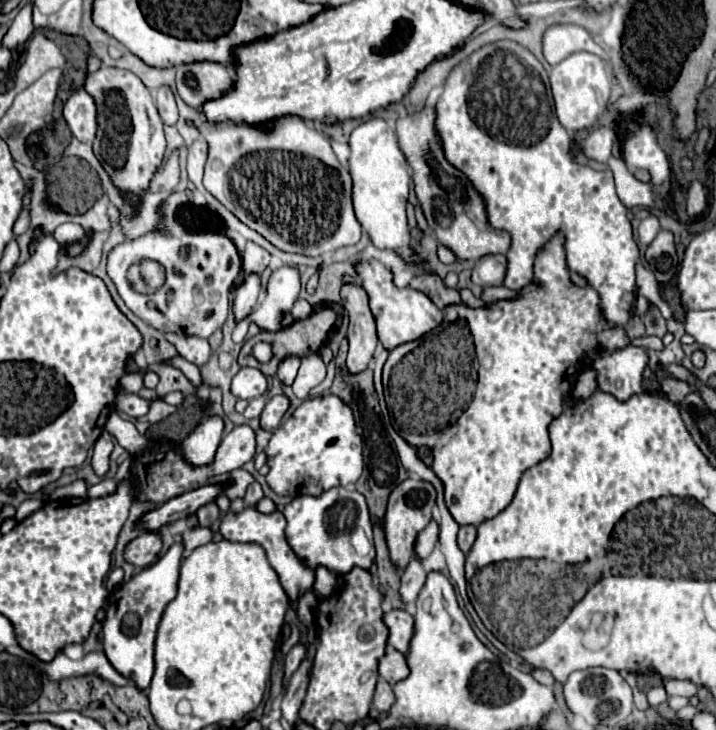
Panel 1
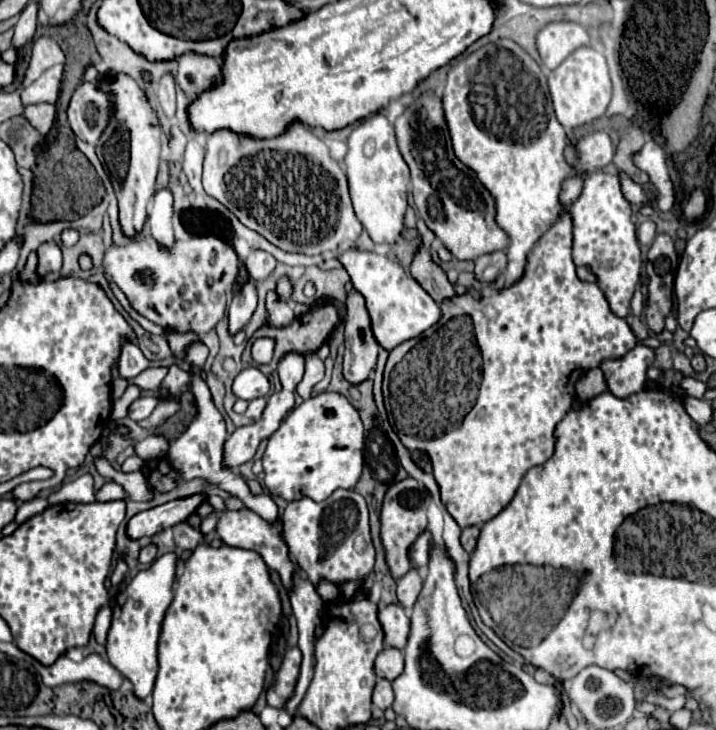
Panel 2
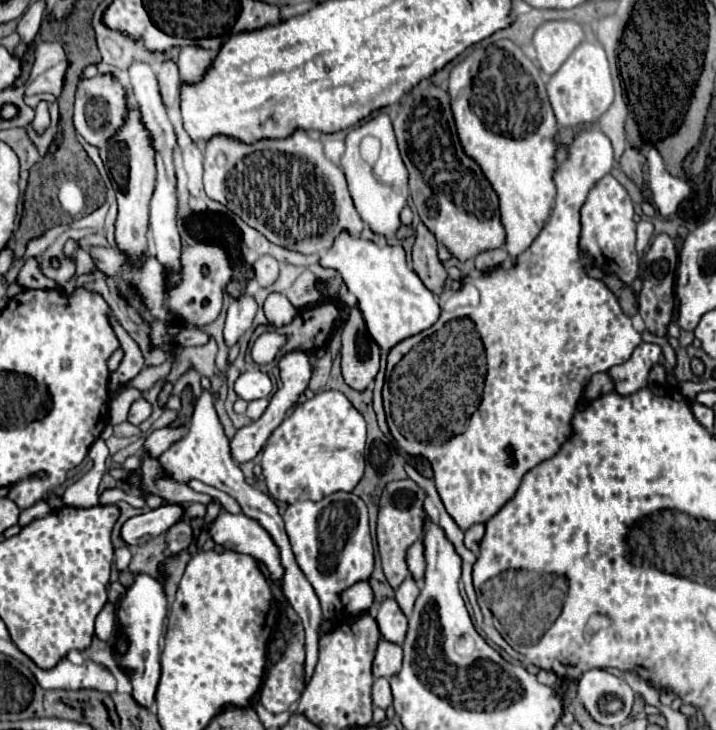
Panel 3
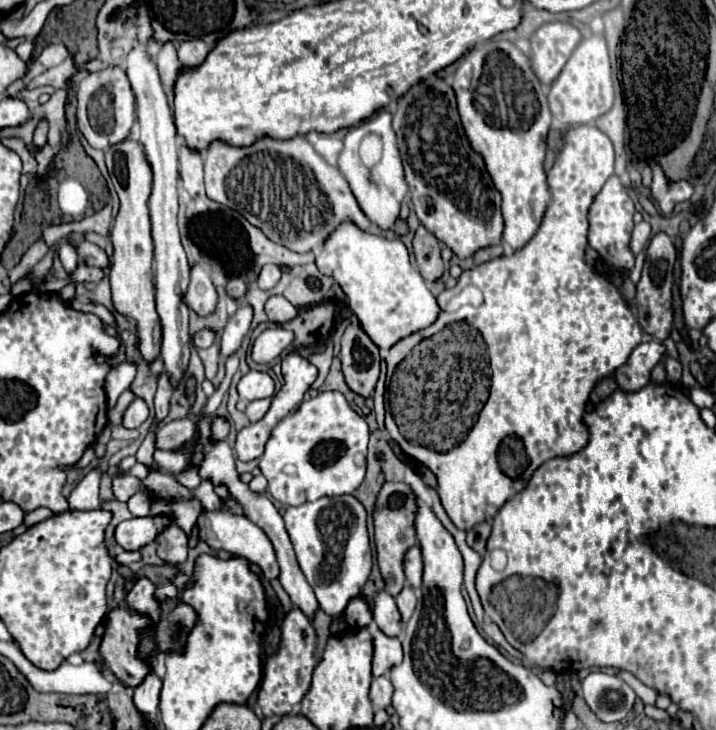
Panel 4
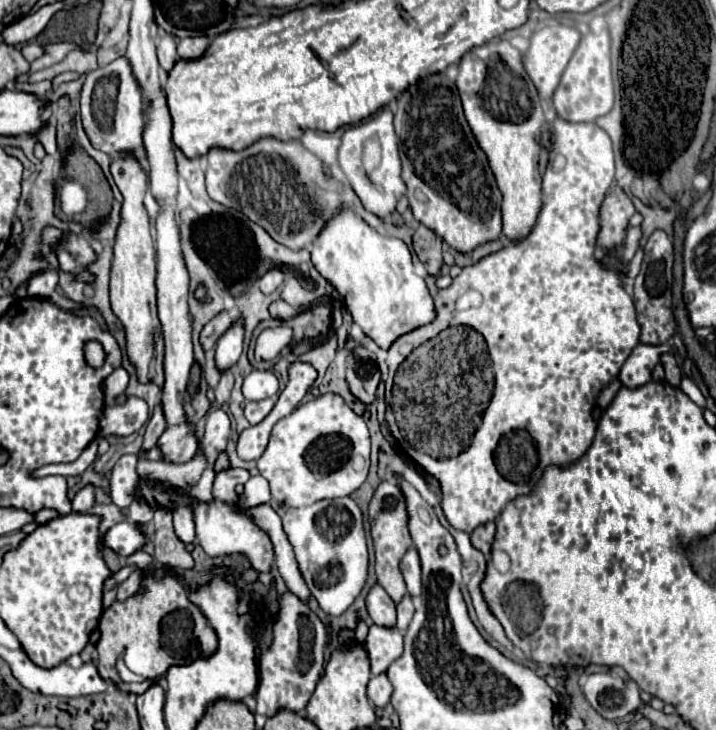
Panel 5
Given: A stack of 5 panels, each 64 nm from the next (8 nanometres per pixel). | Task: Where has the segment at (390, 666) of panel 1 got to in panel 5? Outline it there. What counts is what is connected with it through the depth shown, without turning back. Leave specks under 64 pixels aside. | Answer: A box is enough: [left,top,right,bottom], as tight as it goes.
[364,624,402,676]

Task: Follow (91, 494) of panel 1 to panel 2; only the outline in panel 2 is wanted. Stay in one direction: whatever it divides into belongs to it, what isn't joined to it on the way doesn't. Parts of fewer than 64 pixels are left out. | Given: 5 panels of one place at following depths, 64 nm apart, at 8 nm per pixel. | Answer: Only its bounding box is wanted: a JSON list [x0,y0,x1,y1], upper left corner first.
[96,481,128,502]

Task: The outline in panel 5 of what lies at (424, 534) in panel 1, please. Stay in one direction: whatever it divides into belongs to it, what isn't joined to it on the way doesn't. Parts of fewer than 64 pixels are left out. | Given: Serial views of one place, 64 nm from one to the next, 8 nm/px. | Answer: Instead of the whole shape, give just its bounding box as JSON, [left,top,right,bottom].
[400,546,422,598]

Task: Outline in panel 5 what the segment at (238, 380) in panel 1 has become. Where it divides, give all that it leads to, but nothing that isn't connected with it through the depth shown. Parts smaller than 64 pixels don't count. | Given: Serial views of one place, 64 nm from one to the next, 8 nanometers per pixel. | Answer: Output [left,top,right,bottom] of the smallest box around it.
[242,370,280,400]

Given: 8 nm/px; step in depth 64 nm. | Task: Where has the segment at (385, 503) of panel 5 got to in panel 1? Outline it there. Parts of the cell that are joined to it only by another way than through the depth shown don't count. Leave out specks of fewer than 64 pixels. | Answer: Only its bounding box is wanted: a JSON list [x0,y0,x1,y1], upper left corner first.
[384,478,436,570]

